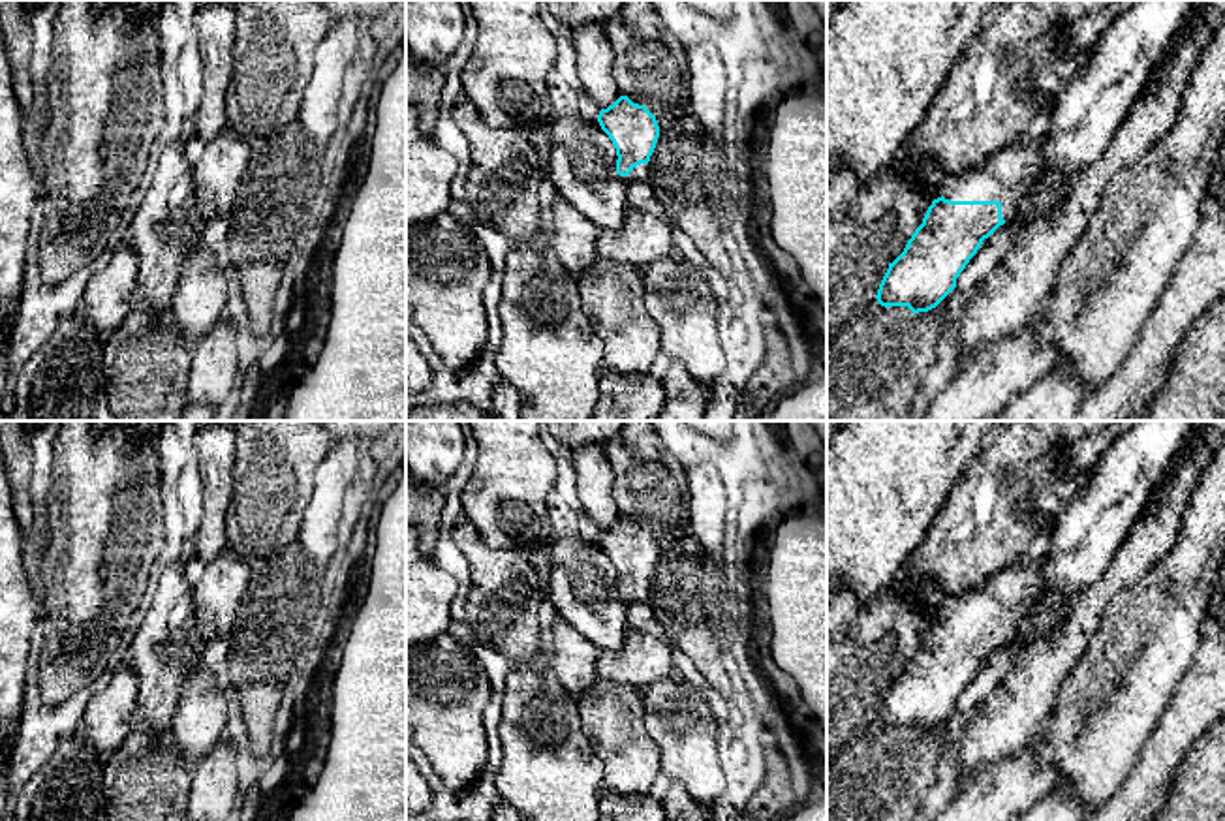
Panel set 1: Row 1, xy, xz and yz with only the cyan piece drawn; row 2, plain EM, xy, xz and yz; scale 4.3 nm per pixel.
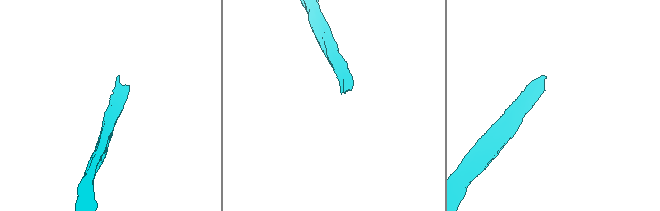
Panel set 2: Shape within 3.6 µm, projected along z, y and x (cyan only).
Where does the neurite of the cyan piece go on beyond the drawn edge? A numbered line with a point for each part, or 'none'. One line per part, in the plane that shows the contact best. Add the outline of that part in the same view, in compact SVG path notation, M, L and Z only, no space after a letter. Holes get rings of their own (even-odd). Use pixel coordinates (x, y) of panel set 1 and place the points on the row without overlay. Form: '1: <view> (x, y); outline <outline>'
1: yz (1007, 596); outline M1043 562L1003 567L986 582L953 597L943 618L949 622L1000 622L1001 639L1009 643L1043 588Z

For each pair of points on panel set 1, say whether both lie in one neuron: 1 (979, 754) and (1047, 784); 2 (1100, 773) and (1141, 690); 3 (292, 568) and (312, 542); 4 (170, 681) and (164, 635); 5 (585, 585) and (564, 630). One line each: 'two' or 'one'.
1: two
2: one
3: two
4: one
5: two

